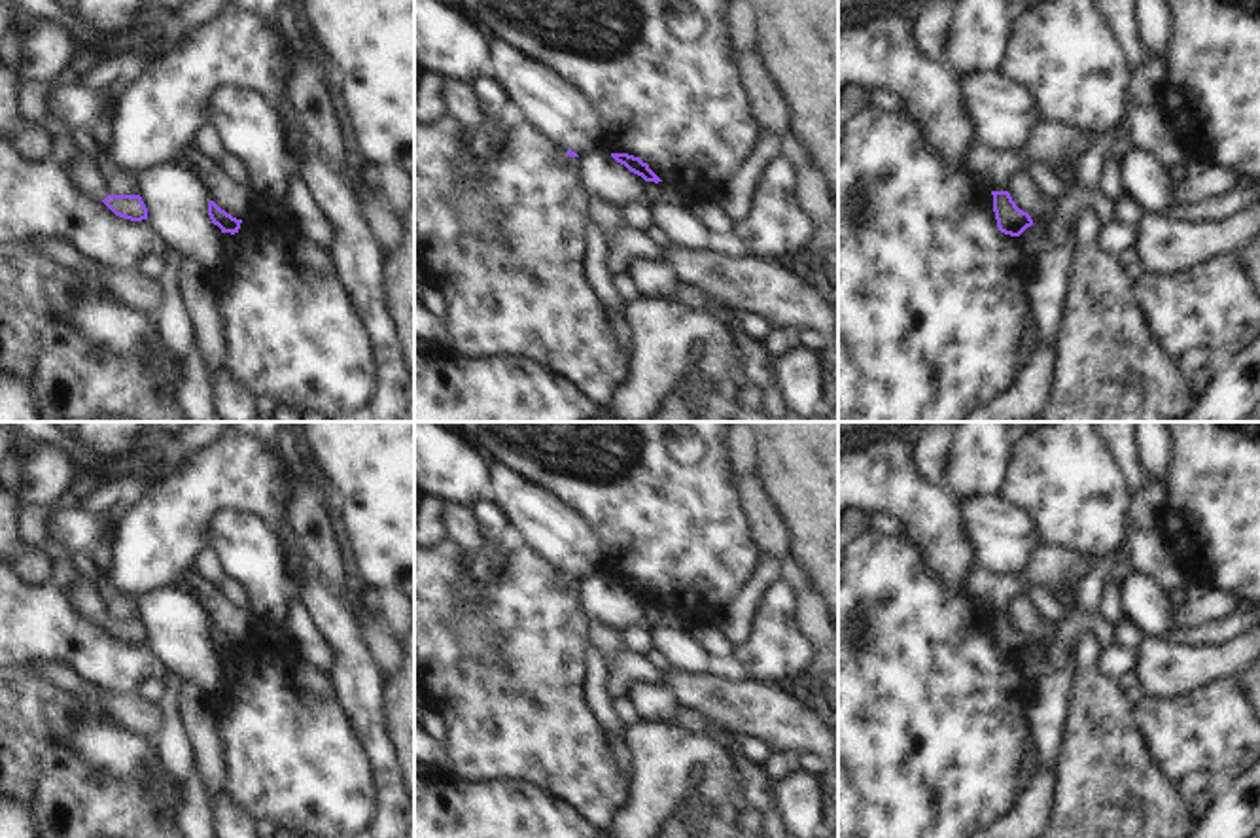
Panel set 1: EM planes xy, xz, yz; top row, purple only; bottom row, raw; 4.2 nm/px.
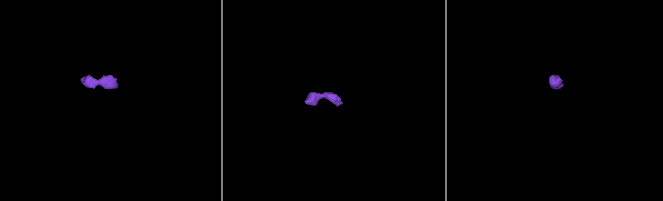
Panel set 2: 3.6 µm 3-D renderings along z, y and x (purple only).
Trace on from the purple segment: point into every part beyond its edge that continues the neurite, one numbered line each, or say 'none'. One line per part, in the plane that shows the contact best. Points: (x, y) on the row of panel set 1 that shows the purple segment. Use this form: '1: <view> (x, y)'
1: xy (84, 174)

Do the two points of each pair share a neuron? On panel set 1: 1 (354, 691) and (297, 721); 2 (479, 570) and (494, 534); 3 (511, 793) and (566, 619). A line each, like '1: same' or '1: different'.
1: different
2: same
3: different

